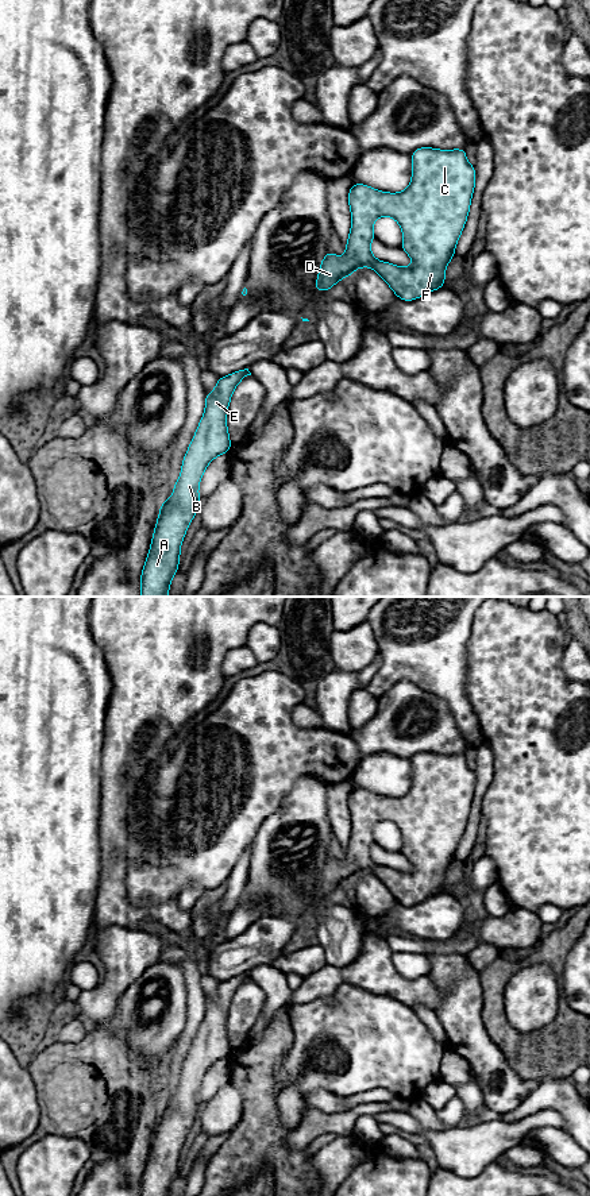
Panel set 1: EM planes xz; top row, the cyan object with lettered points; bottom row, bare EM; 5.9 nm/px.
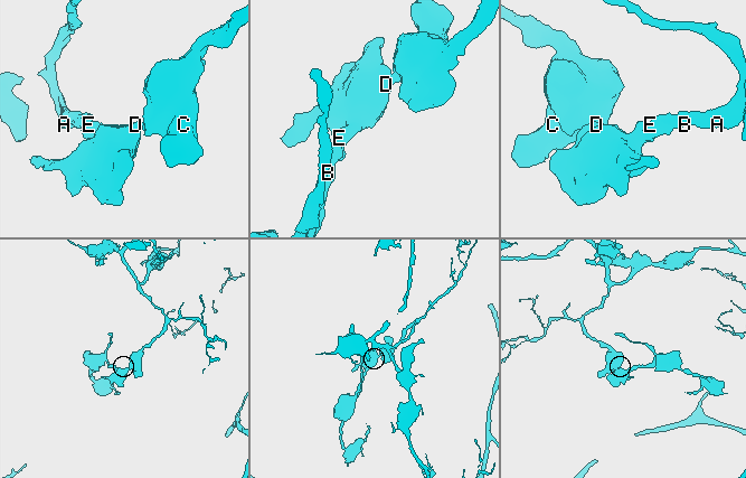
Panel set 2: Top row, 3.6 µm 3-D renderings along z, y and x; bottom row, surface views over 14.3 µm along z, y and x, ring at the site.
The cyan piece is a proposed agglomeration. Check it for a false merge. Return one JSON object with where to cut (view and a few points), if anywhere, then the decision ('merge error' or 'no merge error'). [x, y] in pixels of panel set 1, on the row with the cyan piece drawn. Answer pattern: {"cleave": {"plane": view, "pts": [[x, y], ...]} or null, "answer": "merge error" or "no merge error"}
{"cleave": null, "answer": "no merge error"}

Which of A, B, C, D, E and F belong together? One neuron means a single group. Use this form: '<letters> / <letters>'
A B C D E F

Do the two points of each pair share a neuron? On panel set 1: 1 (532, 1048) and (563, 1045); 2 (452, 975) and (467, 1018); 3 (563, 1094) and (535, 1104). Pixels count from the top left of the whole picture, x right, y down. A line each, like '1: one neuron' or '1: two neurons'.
1: one neuron
2: one neuron
3: one neuron

